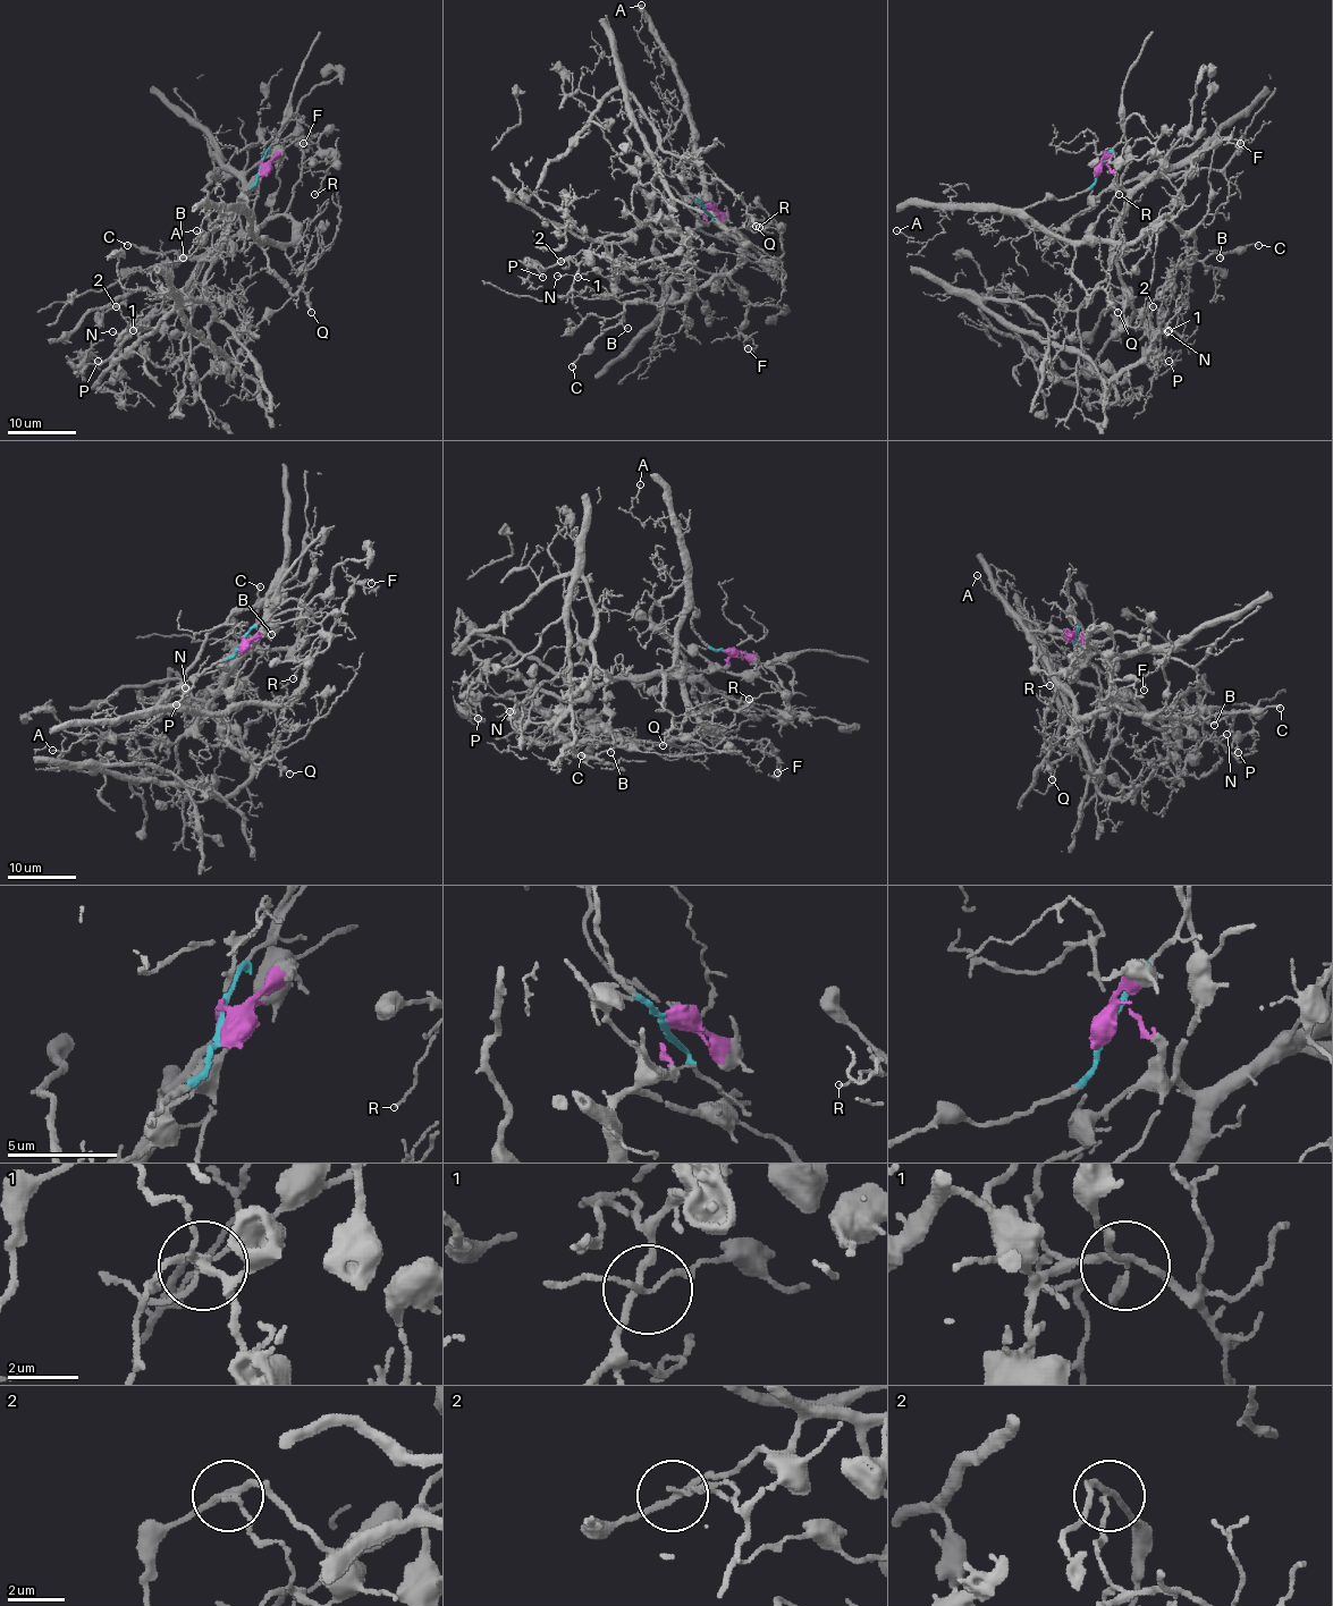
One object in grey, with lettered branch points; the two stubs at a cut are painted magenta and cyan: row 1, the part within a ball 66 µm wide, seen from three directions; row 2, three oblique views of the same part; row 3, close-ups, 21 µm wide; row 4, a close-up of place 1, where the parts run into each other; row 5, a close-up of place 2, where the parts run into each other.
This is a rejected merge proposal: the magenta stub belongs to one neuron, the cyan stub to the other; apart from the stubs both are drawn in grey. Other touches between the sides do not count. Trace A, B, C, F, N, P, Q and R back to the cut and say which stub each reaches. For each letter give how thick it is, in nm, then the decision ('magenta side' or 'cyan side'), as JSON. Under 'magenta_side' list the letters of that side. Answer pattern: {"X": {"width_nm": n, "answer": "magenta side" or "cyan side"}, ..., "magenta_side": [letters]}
{"A": {"width_nm": 90, "answer": "cyan side"}, "B": {"width_nm": 130, "answer": "cyan side"}, "C": {"width_nm": 200, "answer": "cyan side"}, "F": {"width_nm": 160, "answer": "cyan side"}, "N": {"width_nm": 160, "answer": "magenta side"}, "P": {"width_nm": 130, "answer": "magenta side"}, "Q": {"width_nm": 130, "answer": "cyan side"}, "R": {"width_nm": 110, "answer": "magenta side"}, "magenta_side": ["N", "P", "R"]}

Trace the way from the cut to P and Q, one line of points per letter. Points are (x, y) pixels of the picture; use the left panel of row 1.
P: (261, 168), (225, 244), (199, 264), (188, 297), (143, 318), (123, 304), (99, 318), (92, 343), (99, 361)
Q: (261, 168), (258, 180), (238, 199), (246, 201), (249, 228), (269, 270), (293, 294), (302, 288), (311, 313)

